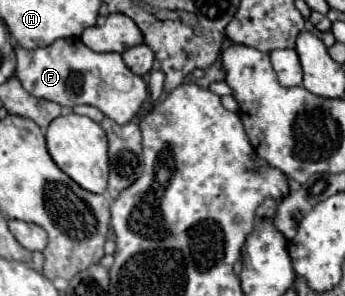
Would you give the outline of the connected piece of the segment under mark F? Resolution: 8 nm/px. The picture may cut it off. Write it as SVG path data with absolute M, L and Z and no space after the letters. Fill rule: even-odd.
M58 39L52 45L46 47L36 47L32 51L22 49L16 45L16 77L20 79L22 87L26 91L30 91L30 95L40 97L40 99L48 99L54 101L66 109L74 109L76 105L94 105L98 107L106 117L110 117L112 121L124 125L130 123L134 119L134 115L140 111L142 101L146 99L146 83L142 81L142 77L134 75L122 61L120 53L96 53L92 49L88 49L80 39ZM118 79L124 79L124 87L116 85Z

